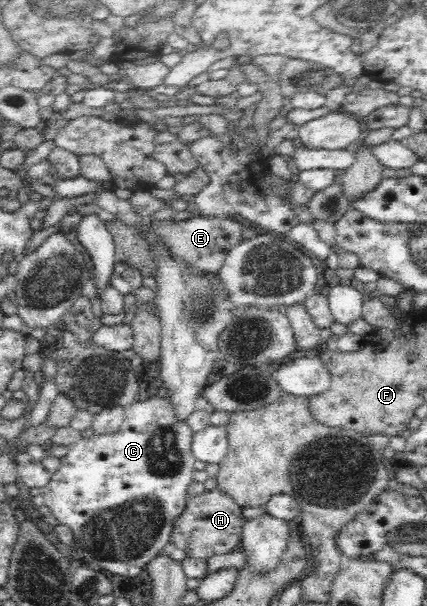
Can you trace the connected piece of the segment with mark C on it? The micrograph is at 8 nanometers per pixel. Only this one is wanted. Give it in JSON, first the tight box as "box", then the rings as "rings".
{"box":[41,396,197,577],"rings":[[[154,396],[128,405],[123,425],[114,434],[93,434],[68,446],[68,453],[60,459],[61,465],[52,472],[51,481],[41,495],[58,523],[72,531],[76,551],[82,559],[114,575],[136,577],[151,559],[170,548],[174,521],[184,511],[186,491],[194,483],[192,475],[197,460],[191,451],[193,435],[187,422],[178,422],[172,416],[172,408],[166,408],[166,399]]]}

